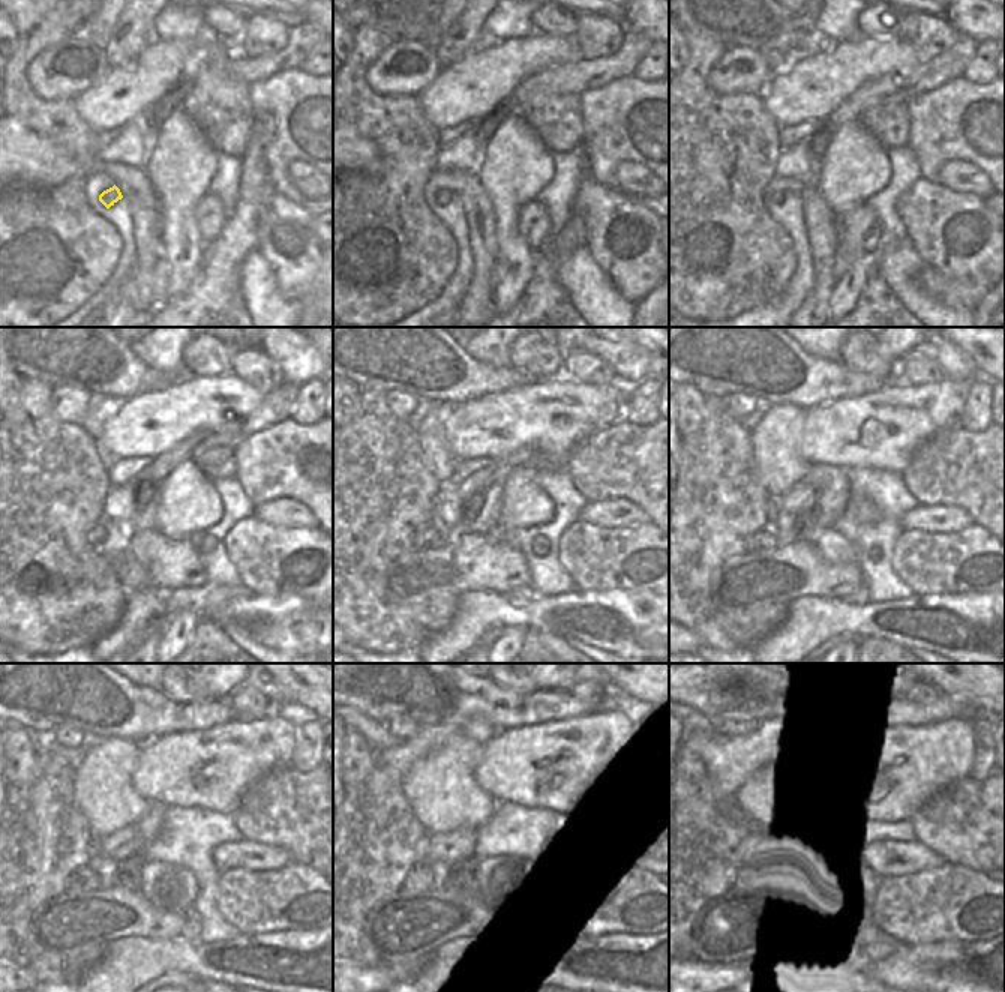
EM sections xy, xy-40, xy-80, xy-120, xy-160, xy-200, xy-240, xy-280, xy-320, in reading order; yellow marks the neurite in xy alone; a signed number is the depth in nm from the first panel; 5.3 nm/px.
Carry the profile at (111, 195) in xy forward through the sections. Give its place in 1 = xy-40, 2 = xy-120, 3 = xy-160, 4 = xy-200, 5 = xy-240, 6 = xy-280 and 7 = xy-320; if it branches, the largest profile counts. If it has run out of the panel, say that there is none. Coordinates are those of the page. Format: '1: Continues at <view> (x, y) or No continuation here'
1: Continues at xy-40 (441, 197)
2: Continues at xy-120 (96, 536)
3: Continues at xy-160 (426, 539)
4: Continues at xy-200 (761, 541)
5: Continues at xy-240 (83, 880)
6: Continues at xy-280 (417, 881)
7: Continues at xy-320 (749, 884).

